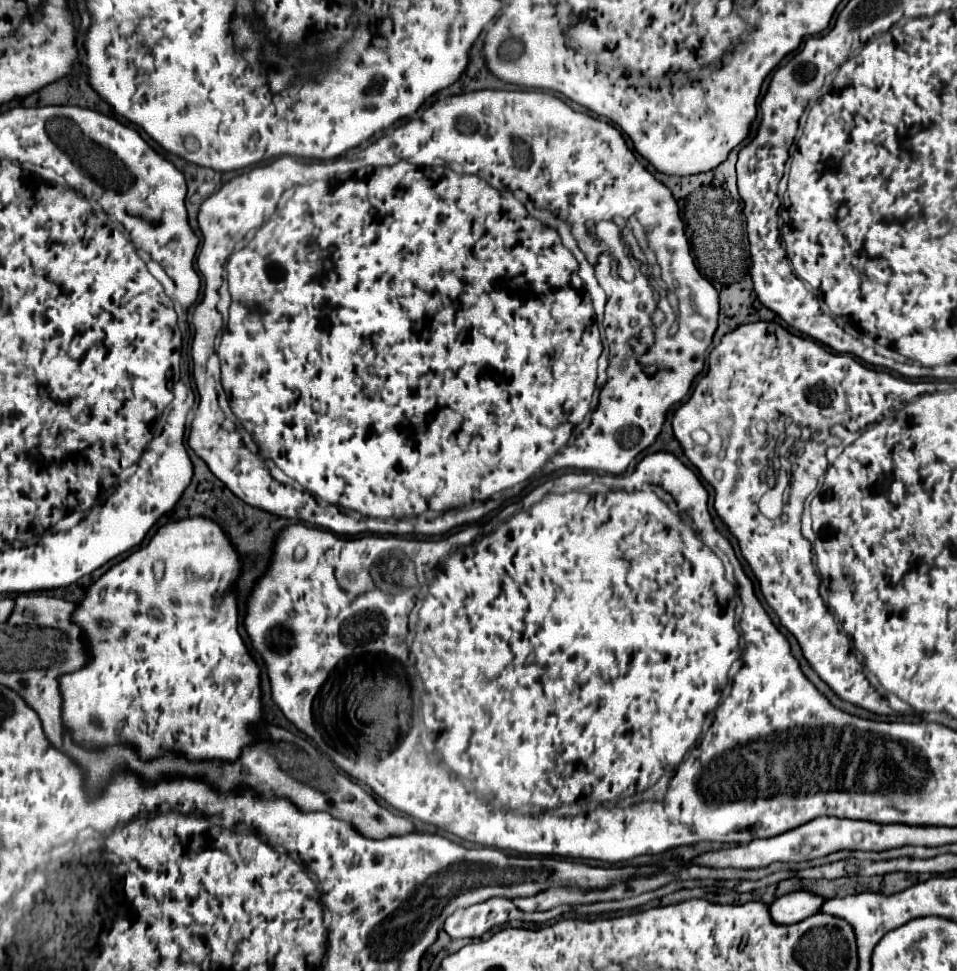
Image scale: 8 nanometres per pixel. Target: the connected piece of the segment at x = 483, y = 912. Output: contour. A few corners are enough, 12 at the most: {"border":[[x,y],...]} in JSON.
{"border":[[509,898],[455,910],[443,930],[481,938],[493,926],[525,916]]}

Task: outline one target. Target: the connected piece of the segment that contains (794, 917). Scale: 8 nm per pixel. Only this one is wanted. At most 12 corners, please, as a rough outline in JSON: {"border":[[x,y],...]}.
{"border":[[805,890],[777,898],[769,916],[777,924],[795,924],[813,916],[823,898]]}

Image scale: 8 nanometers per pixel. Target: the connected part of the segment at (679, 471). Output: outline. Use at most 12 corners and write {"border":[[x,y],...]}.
{"border":[[673,454],[643,460],[639,474],[655,482],[703,530],[707,494],[699,478]]}

